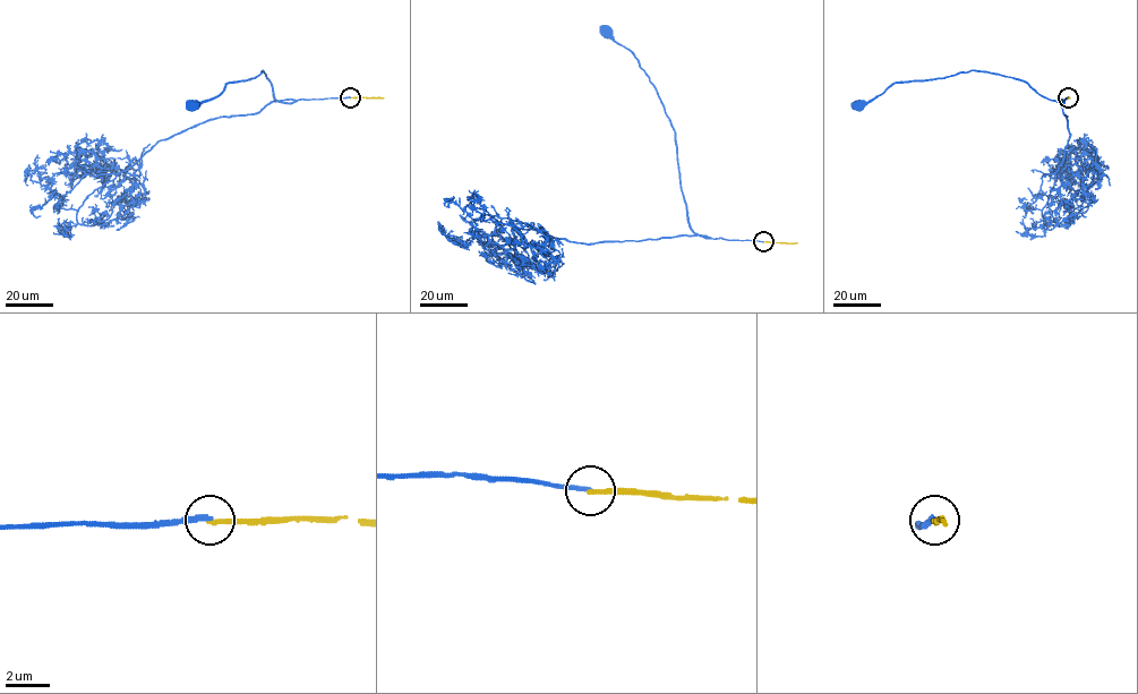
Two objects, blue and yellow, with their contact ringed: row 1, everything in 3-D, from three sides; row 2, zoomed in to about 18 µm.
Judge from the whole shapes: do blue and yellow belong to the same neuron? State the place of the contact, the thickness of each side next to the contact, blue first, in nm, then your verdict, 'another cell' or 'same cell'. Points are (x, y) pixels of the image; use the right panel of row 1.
(1068, 97) | 200/240 nm | another cell

